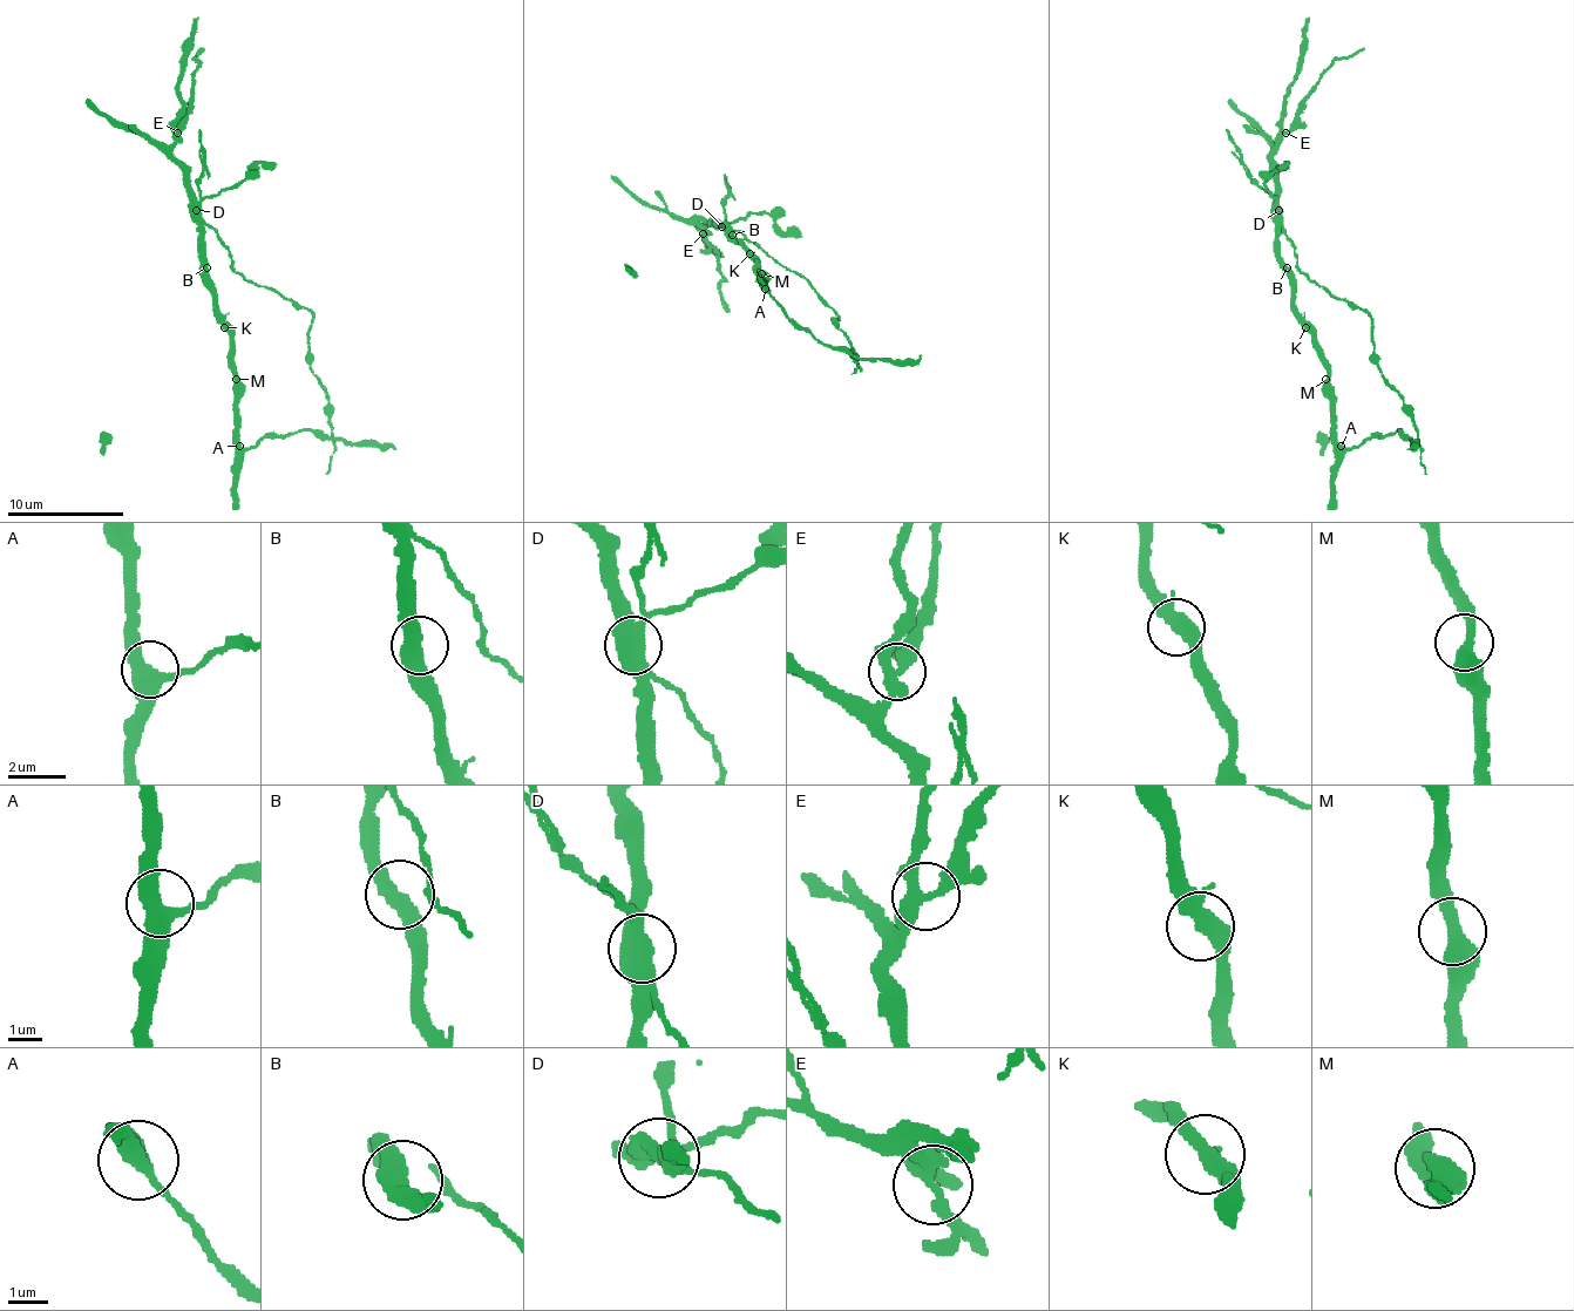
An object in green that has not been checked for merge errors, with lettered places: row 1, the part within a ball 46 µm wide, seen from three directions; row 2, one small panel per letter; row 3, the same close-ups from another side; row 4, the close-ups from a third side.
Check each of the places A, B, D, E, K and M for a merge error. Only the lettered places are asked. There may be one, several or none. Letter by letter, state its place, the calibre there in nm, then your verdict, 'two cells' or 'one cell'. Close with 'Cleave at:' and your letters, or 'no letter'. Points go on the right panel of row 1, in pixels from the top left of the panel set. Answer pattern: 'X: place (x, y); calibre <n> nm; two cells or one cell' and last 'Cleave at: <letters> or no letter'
A: place (1341, 446); calibre 420 nm; one cell
B: place (1287, 267); calibre 480 nm; one cell
D: place (1279, 210); calibre 460 nm; two cells
E: place (1286, 133); calibre 340 nm; two cells
K: place (1305, 327); calibre 360 nm; one cell
M: place (1325, 379); calibre 440 nm; one cell
Cleave at: D, E

